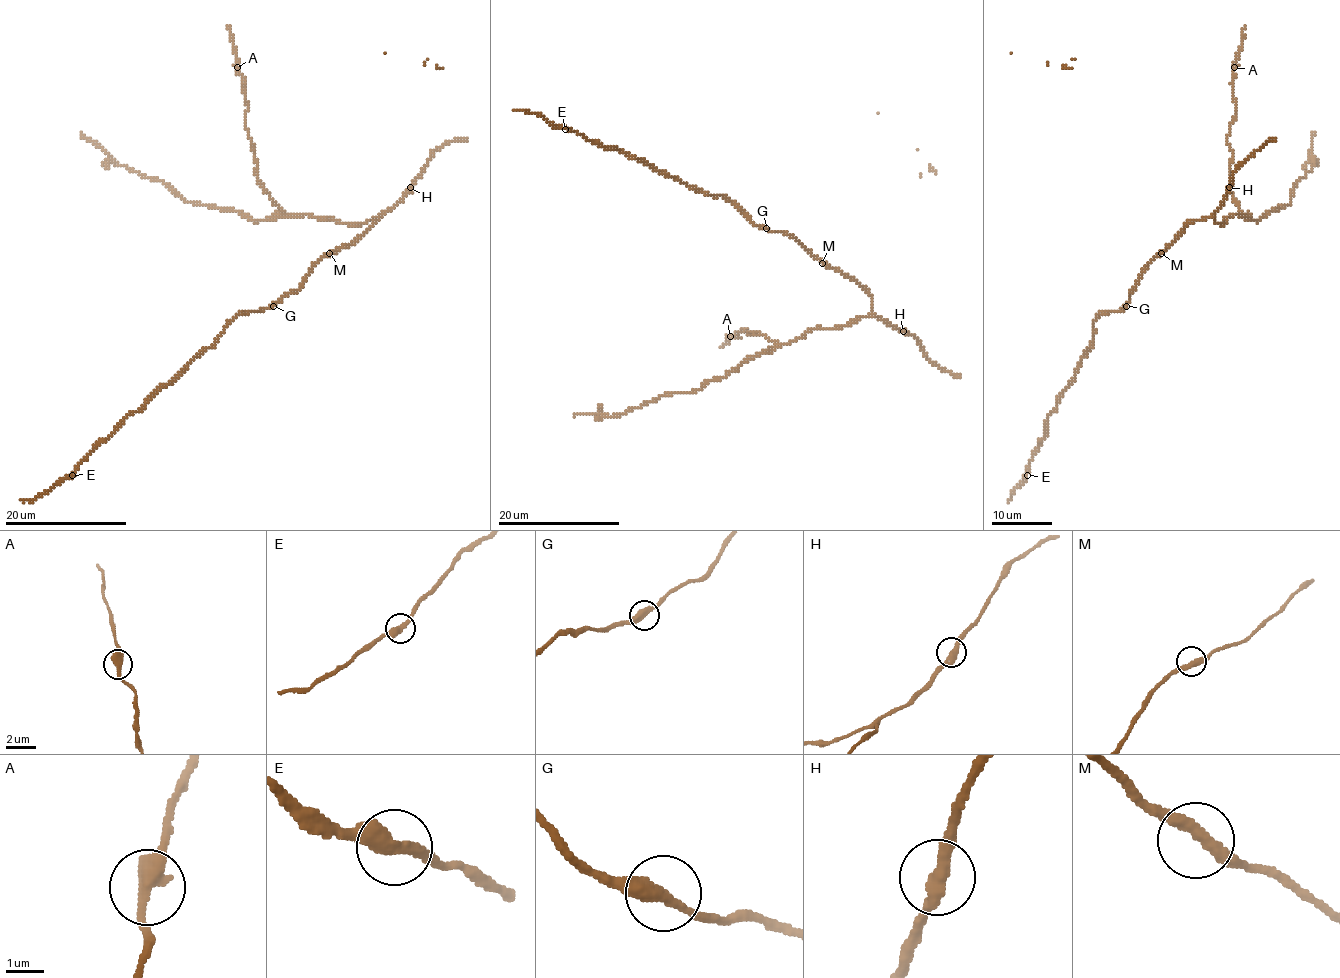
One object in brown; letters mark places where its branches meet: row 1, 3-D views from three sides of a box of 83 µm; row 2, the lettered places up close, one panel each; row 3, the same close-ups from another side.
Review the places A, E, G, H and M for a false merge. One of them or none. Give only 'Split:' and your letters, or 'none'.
Split: none

